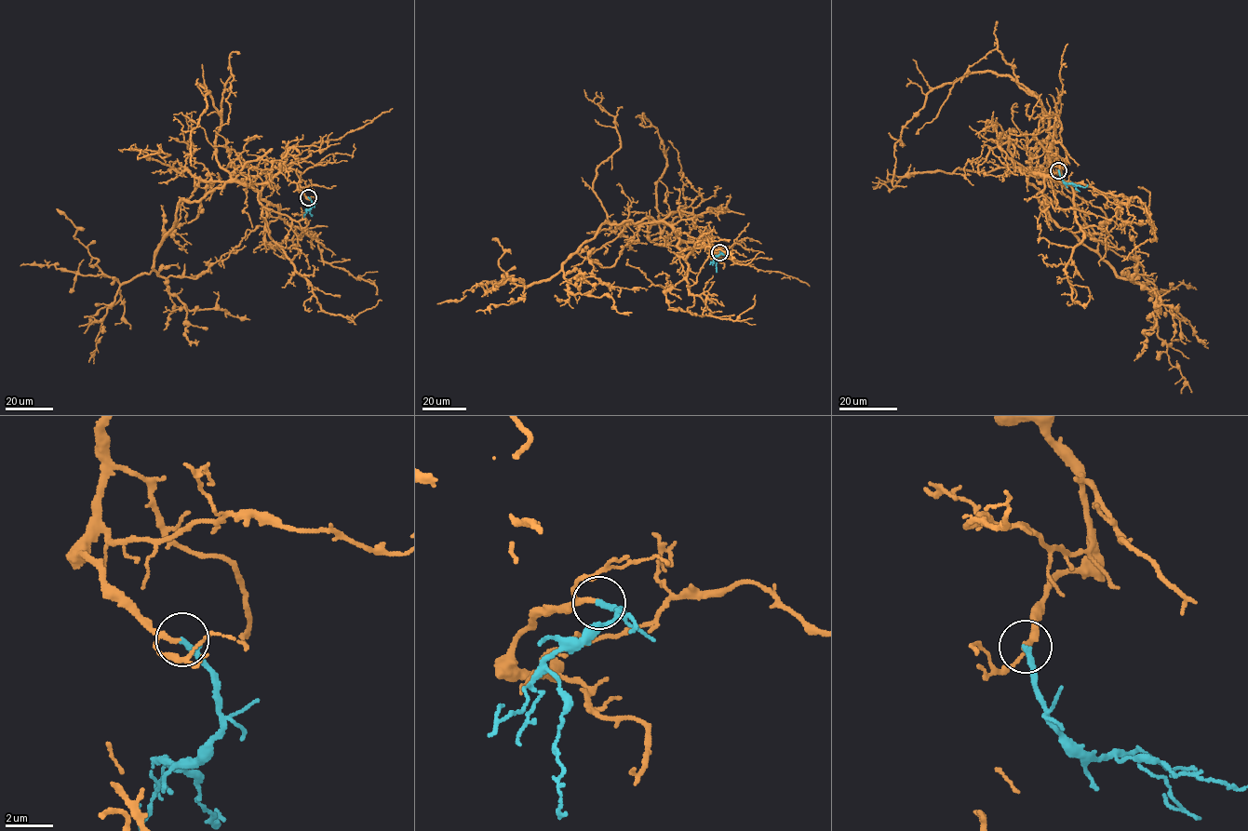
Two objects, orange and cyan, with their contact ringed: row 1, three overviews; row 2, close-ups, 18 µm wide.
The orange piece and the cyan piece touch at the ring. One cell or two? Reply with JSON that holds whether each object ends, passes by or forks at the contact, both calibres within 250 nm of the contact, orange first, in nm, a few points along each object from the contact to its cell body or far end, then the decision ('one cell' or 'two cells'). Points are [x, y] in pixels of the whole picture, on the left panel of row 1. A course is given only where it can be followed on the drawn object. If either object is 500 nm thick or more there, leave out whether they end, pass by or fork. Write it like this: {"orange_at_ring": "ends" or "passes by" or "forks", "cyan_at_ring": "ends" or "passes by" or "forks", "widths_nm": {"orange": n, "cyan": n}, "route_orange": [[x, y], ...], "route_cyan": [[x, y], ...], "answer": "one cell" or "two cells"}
{"orange_at_ring": "passes by", "cyan_at_ring": "ends", "widths_nm": {"orange": 150, "cyan": 260}, "route_orange": [[308, 196], [301, 173], [286, 169], [259, 191], [228, 182], [181, 200], [153, 269], [120, 284], [20, 265]], "route_cyan": [[308, 196], [312, 206], [306, 209], [311, 214]], "answer": "one cell"}

